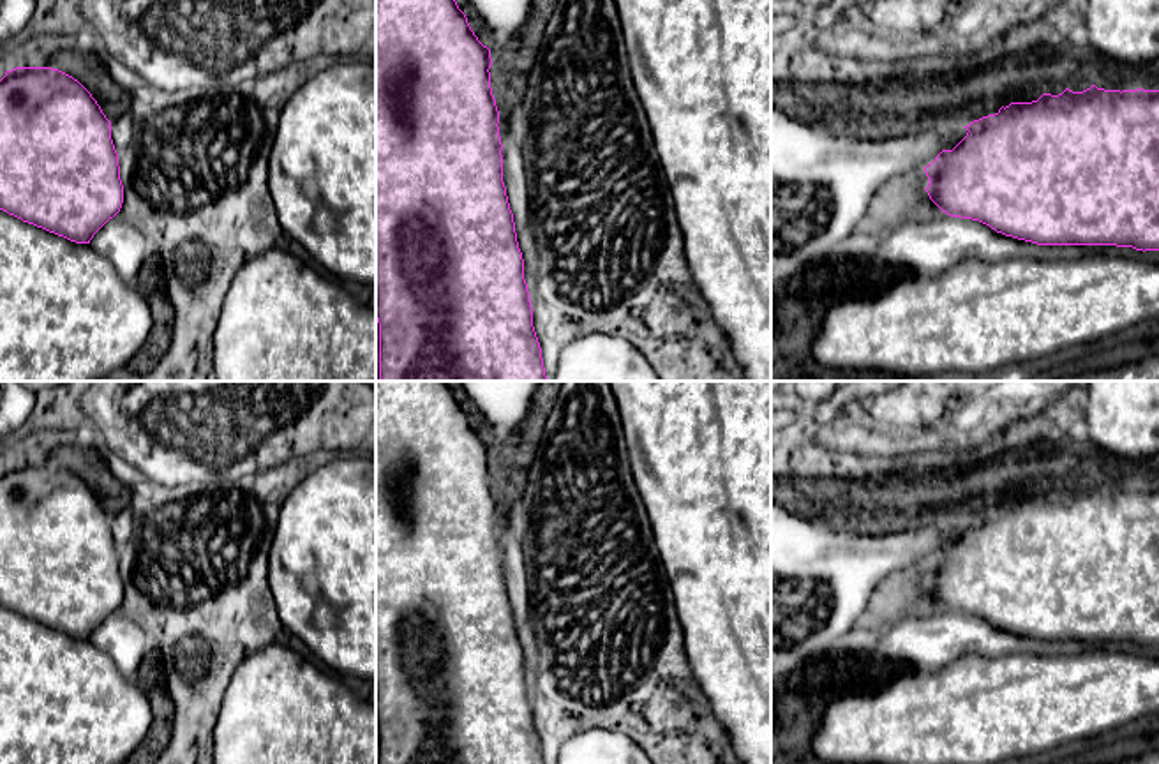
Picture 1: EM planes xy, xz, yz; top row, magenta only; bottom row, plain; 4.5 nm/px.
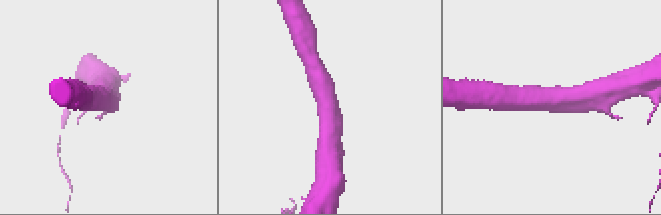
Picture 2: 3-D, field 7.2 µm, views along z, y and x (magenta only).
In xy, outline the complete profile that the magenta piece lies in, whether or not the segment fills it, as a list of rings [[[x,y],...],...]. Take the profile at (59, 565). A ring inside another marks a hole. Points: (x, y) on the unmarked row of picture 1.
[[[16,462],[0,475],[0,605],[76,639],[90,639],[123,598],[111,517],[92,489],[51,462]]]

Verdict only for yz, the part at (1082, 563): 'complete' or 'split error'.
complete

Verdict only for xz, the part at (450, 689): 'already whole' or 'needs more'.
already whole

